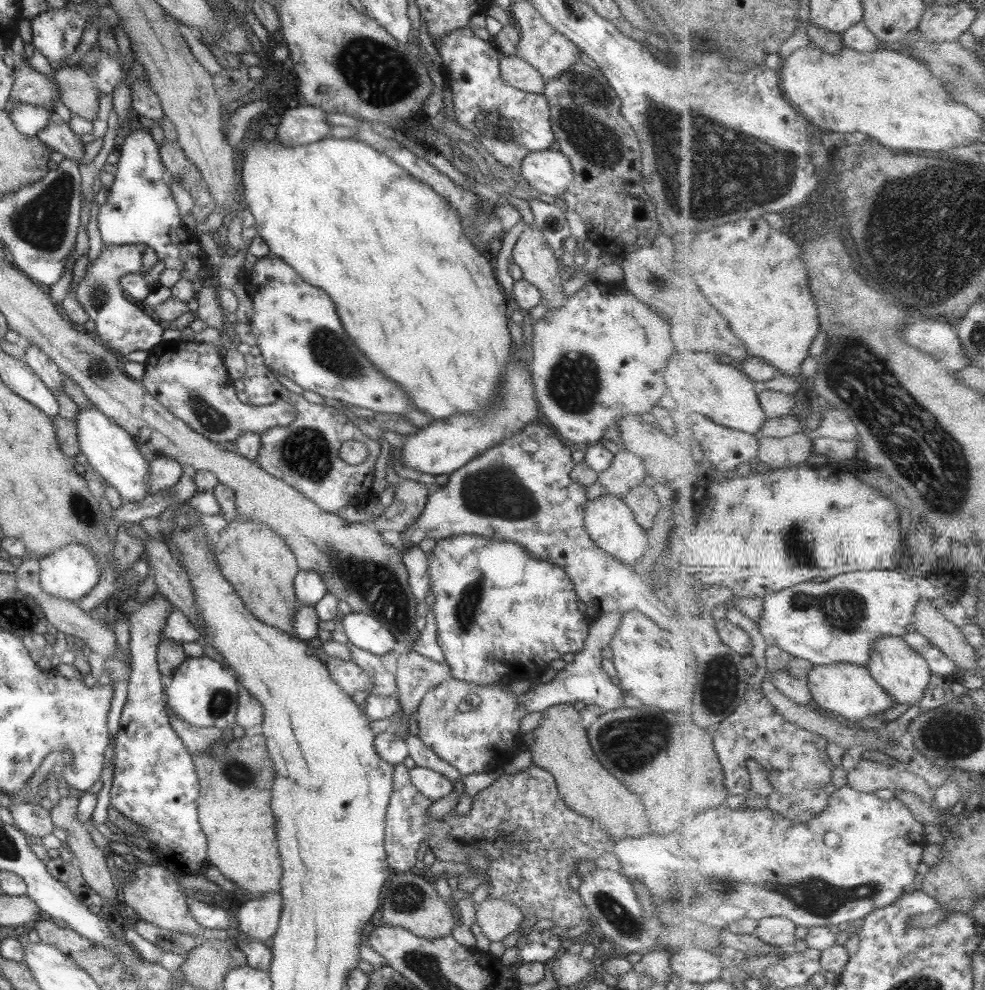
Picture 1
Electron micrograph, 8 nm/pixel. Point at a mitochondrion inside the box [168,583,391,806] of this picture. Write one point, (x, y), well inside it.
(236, 771)

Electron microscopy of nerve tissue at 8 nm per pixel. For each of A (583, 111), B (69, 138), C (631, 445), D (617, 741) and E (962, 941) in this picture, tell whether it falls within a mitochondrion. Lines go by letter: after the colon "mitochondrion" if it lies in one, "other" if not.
A: mitochondrion
B: other
C: other
D: mitochondrion
E: other

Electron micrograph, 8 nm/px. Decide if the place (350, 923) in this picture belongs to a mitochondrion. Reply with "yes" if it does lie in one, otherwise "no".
no

